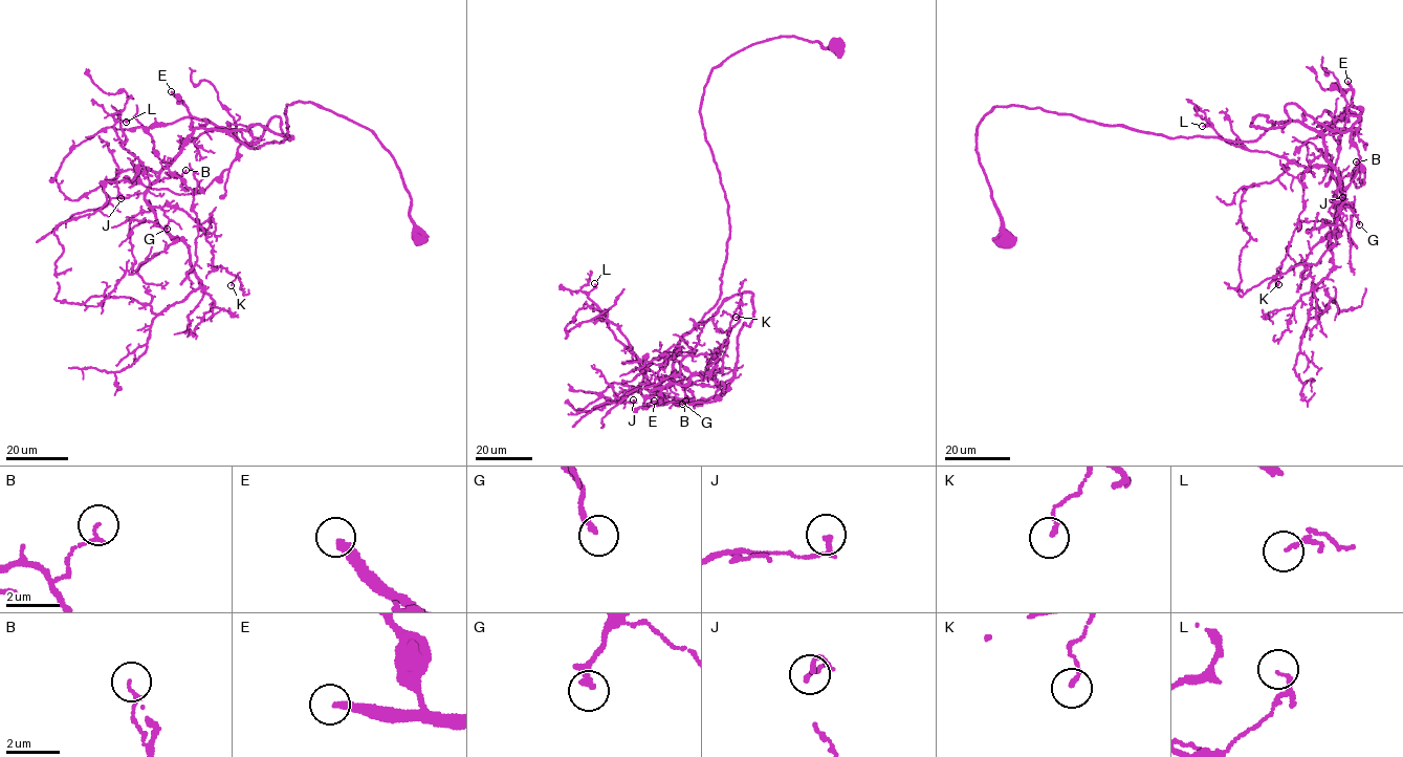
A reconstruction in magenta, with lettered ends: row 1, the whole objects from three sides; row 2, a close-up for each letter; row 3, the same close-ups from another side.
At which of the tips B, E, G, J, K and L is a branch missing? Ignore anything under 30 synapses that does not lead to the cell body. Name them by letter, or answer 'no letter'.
E

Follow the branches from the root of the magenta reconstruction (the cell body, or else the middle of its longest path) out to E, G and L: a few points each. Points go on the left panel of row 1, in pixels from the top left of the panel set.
E: (422, 237), (369, 129), (299, 101), (283, 142), (203, 128), (183, 143), (217, 127), (171, 91)
G: (422, 237), (378, 138), (299, 101), (286, 106), (282, 142), (251, 149), (194, 129), (145, 196), (167, 229)
L: (422, 237), (393, 155), (312, 102), (286, 105), (283, 142), (196, 128), (158, 172), (121, 145), (126, 122)

